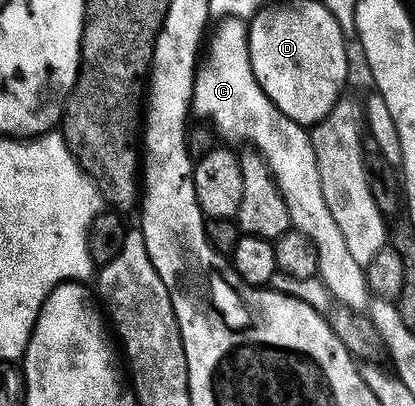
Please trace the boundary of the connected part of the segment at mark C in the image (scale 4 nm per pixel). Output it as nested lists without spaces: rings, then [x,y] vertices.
[[[224,17],[210,34],[205,52],[195,71],[191,88],[191,108],[196,118],[210,124],[220,138],[244,141],[244,146],[256,149],[265,159],[275,186],[289,207],[292,228],[303,233],[317,248],[318,277],[332,298],[351,310],[366,312],[371,302],[364,266],[357,264],[329,207],[321,195],[321,179],[317,175],[315,149],[308,130],[289,119],[261,91],[249,63],[247,42],[248,22],[239,17]]]

